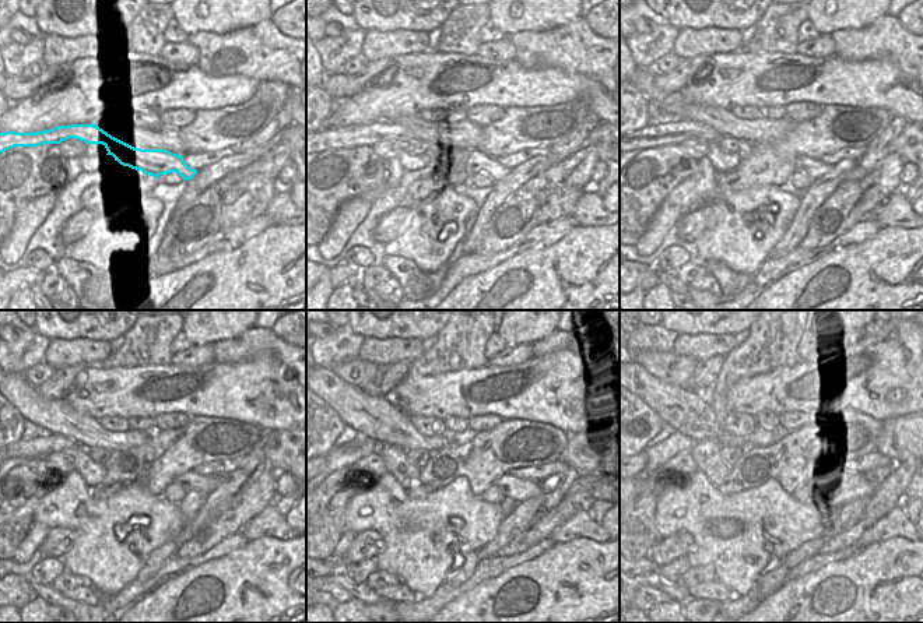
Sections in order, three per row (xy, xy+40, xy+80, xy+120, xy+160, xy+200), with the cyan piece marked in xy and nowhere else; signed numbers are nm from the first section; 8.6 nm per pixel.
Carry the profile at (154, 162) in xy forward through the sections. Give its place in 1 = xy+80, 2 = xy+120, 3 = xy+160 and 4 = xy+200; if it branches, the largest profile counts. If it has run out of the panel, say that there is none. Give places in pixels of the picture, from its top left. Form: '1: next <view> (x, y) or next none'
1: next xy+80 (678, 132)
2: next xy+120 (32, 449)
3: next xy+160 (518, 489)
4: next xy+200 (867, 484)

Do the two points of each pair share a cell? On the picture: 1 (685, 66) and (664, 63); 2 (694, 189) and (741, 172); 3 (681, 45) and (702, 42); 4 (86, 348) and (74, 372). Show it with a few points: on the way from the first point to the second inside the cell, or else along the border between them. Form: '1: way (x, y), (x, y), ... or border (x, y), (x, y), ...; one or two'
1: border (681, 59), (669, 71), (656, 74); two
2: border (716, 178), (723, 193), (736, 193), (750, 186); two
3: way (687, 45), (697, 42); one
4: border (86, 365), (67, 365), (56, 369); two

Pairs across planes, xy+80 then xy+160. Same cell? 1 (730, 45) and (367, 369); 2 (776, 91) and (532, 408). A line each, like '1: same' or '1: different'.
1: different
2: same

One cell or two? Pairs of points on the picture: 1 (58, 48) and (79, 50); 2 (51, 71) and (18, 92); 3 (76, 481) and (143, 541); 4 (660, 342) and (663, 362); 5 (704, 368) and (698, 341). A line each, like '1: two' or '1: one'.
1: one
2: one
3: one
4: two
5: two

